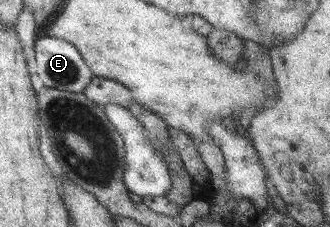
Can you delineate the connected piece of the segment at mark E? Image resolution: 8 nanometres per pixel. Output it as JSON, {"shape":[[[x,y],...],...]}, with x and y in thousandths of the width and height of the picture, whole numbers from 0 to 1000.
{"shape":[[[115,150],[106,260],[136,383],[248,405],[285,335],[233,211],[194,172]]]}

